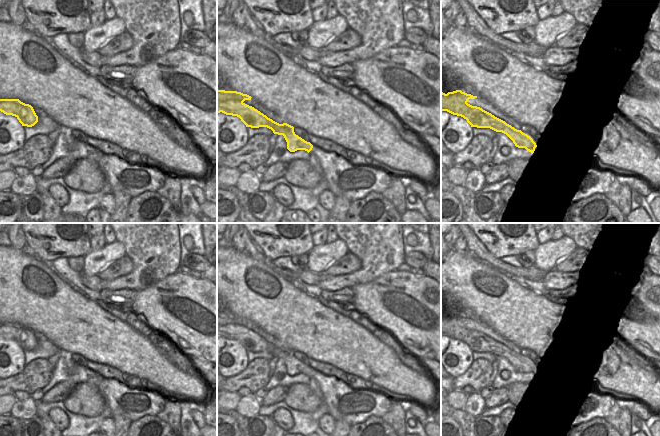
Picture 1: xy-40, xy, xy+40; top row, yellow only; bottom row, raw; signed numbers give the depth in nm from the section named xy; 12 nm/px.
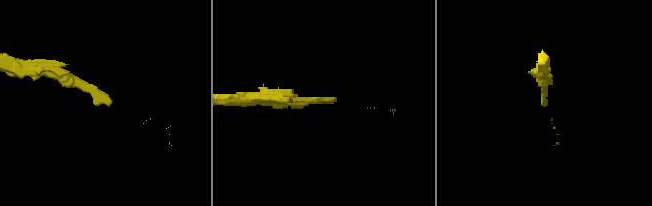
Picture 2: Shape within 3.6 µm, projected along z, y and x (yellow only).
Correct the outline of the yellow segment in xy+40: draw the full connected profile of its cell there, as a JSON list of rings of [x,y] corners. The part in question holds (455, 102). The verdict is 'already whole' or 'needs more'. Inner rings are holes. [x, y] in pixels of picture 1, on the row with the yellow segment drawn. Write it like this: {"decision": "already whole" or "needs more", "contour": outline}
{"decision": "already whole", "contour": [[[461,90],[448,92],[447,94],[441,92],[441,111],[463,117],[471,127],[490,128],[496,132],[502,132],[513,141],[516,147],[525,148],[532,154],[534,153],[537,145],[530,136],[482,108],[467,103],[469,99],[475,98],[477,96],[467,94]]]}

